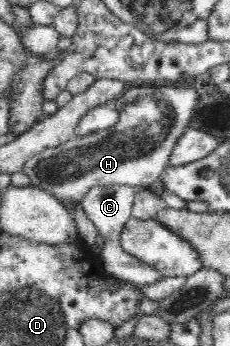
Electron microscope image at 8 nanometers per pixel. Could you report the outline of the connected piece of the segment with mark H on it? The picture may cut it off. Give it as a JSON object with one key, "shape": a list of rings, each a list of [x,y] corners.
{"shape":[[[179,82],[170,85],[128,86],[123,95],[112,102],[117,108],[119,121],[109,129],[112,136],[95,137],[95,132],[83,137],[73,136],[67,143],[57,147],[47,148],[29,158],[22,172],[31,179],[31,186],[51,193],[58,201],[81,204],[86,194],[95,187],[110,187],[127,185],[138,190],[153,184],[161,172],[168,167],[168,161],[177,140],[187,129],[187,123],[197,105],[198,95],[191,85],[180,85]]]}

